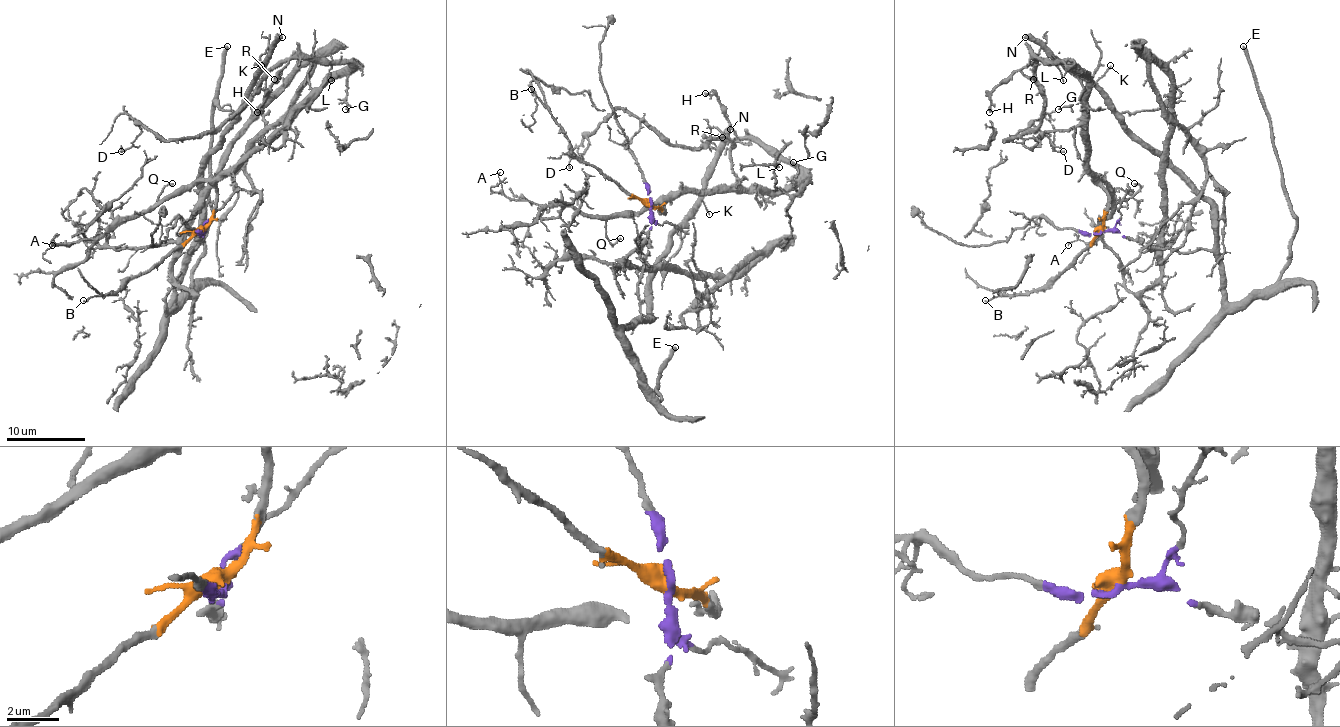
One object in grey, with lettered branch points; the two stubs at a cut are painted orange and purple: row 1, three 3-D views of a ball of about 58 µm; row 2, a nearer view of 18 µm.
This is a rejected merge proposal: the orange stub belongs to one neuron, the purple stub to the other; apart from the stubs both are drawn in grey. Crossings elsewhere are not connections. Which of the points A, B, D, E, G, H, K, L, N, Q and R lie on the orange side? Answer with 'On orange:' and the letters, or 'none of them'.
On orange: A, B, D, G, H, L, Q, R

